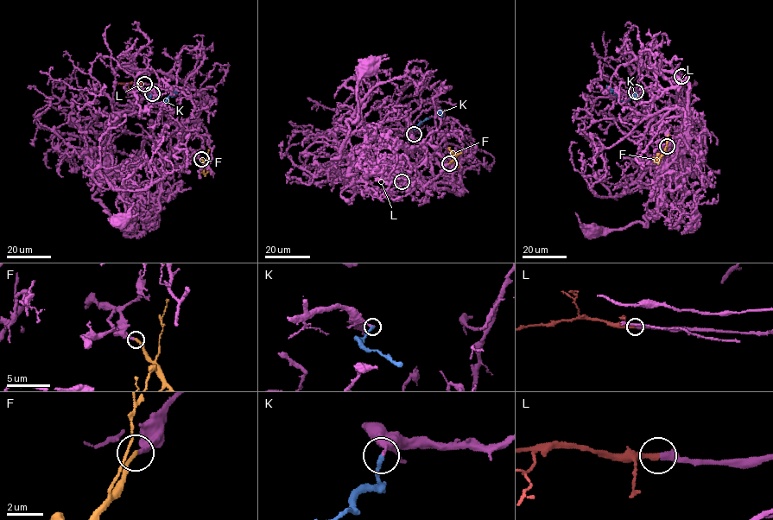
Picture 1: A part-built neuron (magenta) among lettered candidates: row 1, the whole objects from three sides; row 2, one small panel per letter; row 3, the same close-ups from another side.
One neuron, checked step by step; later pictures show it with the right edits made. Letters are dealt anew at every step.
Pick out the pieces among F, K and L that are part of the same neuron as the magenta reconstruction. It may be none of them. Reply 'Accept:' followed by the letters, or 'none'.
Accept: F

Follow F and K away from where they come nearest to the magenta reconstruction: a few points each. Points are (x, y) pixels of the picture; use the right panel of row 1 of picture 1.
F: (667, 146), (657, 161), (658, 154)
K: (635, 91), (632, 98), (624, 102), (610, 89), (611, 91)

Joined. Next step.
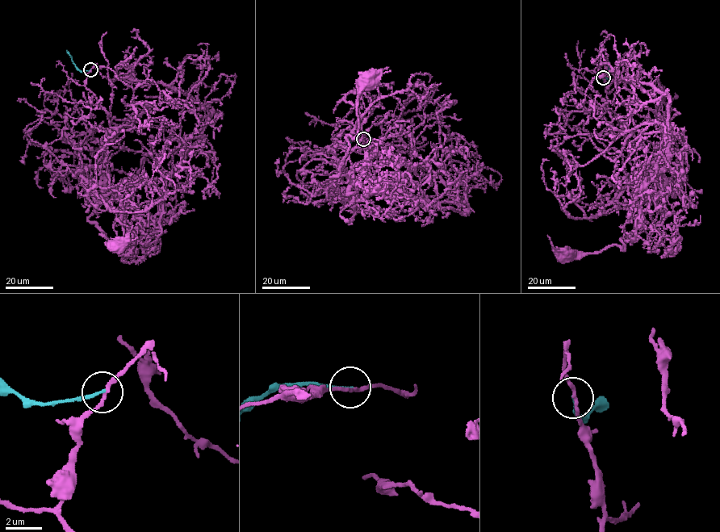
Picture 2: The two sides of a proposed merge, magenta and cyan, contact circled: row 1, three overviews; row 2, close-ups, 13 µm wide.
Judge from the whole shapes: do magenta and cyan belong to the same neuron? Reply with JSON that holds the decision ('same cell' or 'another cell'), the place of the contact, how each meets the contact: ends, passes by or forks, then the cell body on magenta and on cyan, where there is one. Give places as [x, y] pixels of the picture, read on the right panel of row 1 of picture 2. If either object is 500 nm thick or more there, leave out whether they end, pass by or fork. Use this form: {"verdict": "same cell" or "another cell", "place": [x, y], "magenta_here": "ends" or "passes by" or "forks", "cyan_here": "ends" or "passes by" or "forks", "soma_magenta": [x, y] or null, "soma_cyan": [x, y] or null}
{"verdict": "another cell", "place": [603, 77], "magenta_here": "passes by", "cyan_here": "ends", "soma_magenta": [565, 256], "soma_cyan": null}

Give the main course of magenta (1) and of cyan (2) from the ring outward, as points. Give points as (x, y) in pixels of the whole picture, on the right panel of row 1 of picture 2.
1: (603, 77), (609, 111), (645, 148), (662, 219), (622, 237), (621, 247), (566, 256)
2: (603, 77), (604, 81), (608, 76), (609, 60)

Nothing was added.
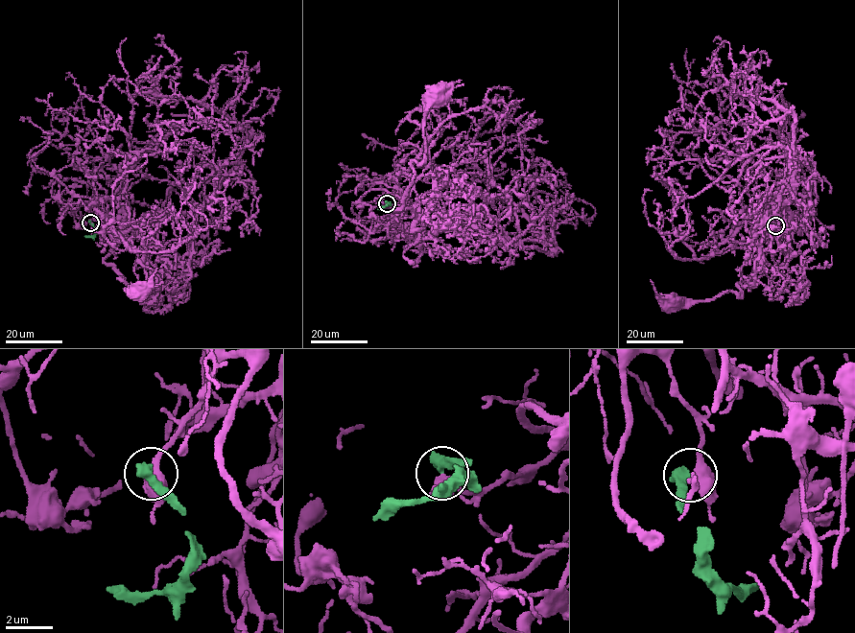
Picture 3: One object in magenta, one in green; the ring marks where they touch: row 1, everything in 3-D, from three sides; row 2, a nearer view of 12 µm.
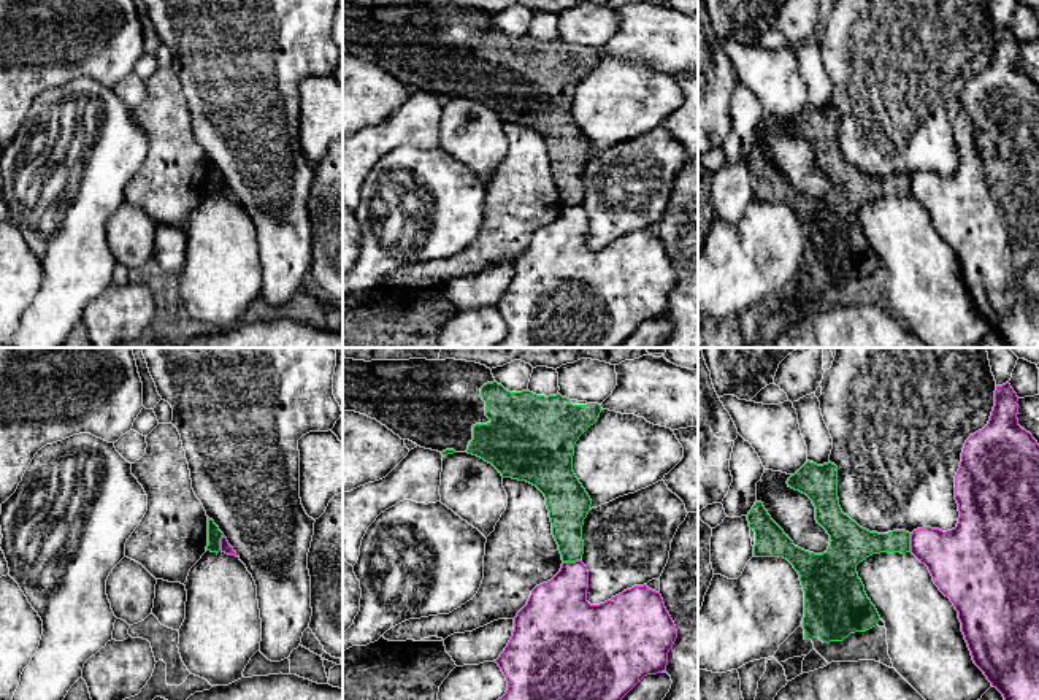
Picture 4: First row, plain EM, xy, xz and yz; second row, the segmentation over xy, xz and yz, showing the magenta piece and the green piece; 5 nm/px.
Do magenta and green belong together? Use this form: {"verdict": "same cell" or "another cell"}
{"verdict": "another cell"}

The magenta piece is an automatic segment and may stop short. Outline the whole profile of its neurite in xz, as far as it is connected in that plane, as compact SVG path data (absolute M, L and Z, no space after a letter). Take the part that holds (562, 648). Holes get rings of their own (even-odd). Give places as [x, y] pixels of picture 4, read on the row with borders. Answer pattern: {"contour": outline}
{"contour": "M576 560L563 562L550 581L531 590L527 605L514 617L508 646L495 660L508 681L508 690L498 700L622 700L644 676L666 670L677 630L660 592L646 584L635 586L604 603L590 605L587 589L587 567Z"}

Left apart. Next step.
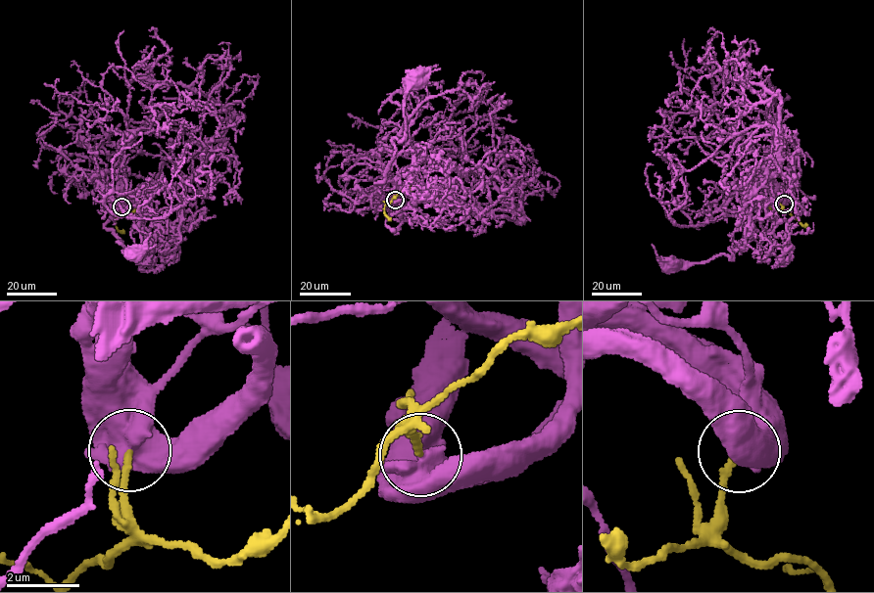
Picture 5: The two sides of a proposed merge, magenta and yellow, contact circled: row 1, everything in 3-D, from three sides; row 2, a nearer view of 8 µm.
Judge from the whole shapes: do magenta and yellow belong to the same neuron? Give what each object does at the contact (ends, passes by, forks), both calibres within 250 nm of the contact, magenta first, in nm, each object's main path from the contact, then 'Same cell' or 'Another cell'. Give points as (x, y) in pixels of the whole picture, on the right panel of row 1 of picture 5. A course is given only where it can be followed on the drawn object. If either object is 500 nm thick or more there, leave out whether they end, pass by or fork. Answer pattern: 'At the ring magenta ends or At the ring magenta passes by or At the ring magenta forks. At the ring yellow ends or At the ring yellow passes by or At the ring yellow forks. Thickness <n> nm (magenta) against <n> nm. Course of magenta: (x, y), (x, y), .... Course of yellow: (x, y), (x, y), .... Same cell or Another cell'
Thickness 550 nm (magenta) against 170 nm. Course of magenta: (784, 203), (773, 196), (767, 211), (771, 229), (731, 247), (730, 256), (671, 265). Course of yellow: (784, 204), (783, 209), (807, 227). Same cell

